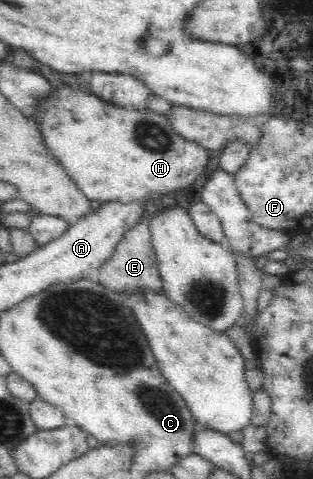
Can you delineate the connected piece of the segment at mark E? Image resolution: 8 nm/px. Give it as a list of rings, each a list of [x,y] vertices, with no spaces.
[[[146,220],[138,222],[135,228],[125,234],[111,258],[107,259],[107,262],[103,263],[103,266],[98,269],[101,273],[100,285],[119,294],[133,292],[134,290],[135,292],[141,290],[141,292],[163,294],[163,283],[151,237],[149,223]]]

